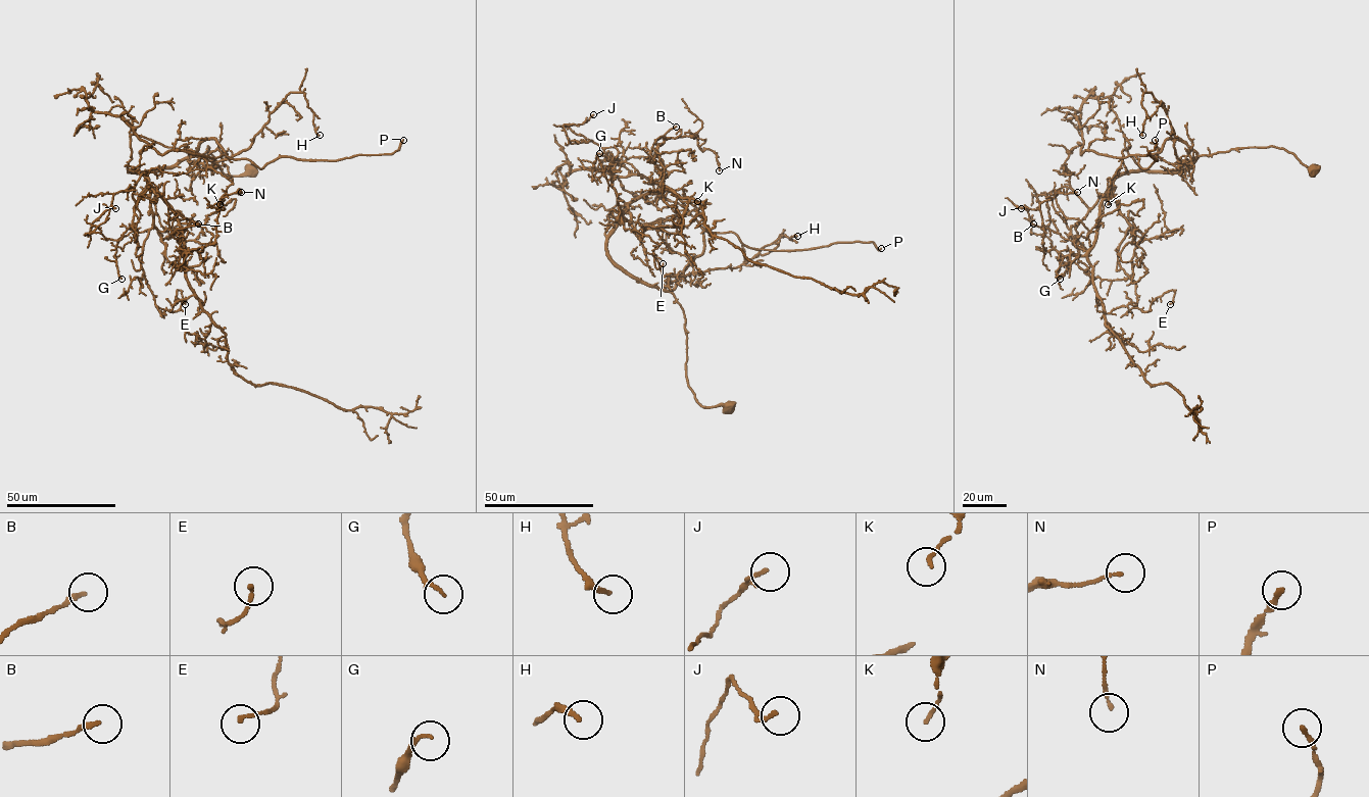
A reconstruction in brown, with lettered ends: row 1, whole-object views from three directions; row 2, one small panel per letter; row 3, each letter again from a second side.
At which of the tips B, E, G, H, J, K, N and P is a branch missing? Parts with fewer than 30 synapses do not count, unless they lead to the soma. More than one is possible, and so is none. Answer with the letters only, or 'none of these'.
P

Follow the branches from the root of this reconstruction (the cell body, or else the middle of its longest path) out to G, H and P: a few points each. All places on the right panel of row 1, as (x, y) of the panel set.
G: (1313, 169), (1269, 146), (1201, 155), (1186, 170), (1120, 173), (1075, 229), (1087, 255), (1060, 279)
H: (1313, 169), (1272, 146), (1181, 164), (1151, 92), (1141, 101), (1142, 135)
P: (1313, 169), (1282, 148), (1199, 155), (1178, 139), (1136, 155), (1142, 168), (1157, 160), (1149, 155), (1155, 140)

